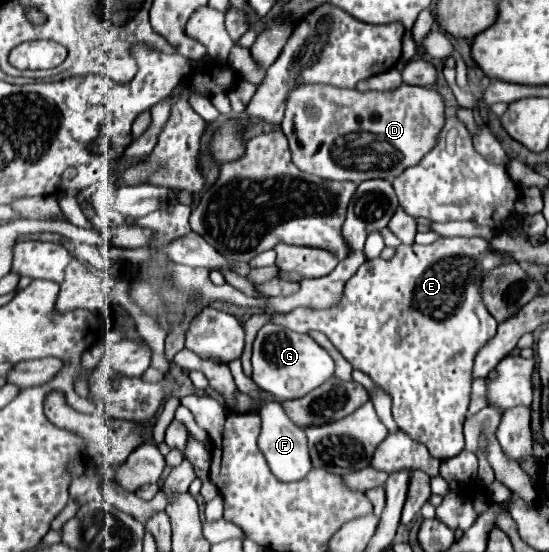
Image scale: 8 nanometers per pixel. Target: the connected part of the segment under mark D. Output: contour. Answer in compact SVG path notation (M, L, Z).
M402 83L394 91L344 91L332 85L300 85L290 93L286 115L280 129L290 141L292 163L300 171L310 175L320 175L330 181L352 181L362 183L366 179L388 179L392 181L400 171L420 163L420 159L432 151L436 137L444 127L444 99L436 89L414 87Z

